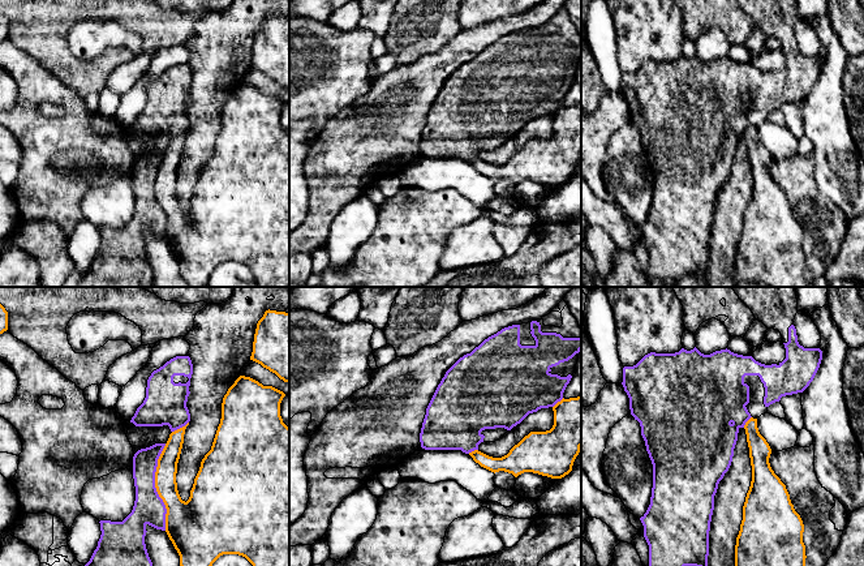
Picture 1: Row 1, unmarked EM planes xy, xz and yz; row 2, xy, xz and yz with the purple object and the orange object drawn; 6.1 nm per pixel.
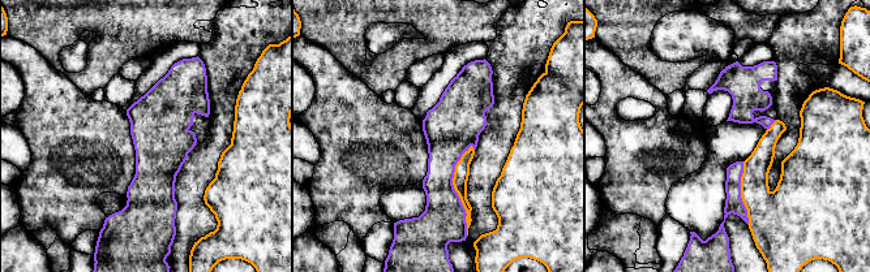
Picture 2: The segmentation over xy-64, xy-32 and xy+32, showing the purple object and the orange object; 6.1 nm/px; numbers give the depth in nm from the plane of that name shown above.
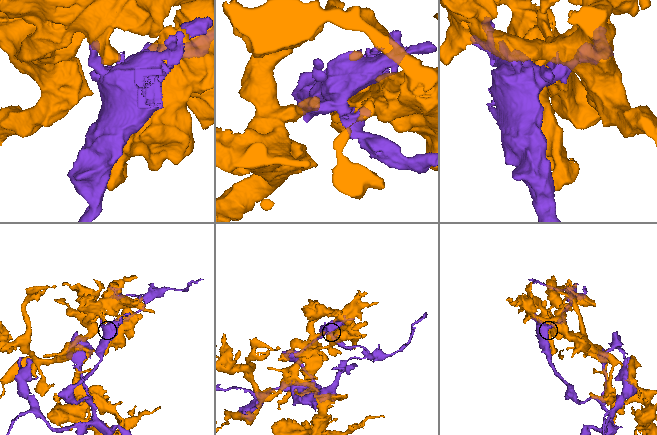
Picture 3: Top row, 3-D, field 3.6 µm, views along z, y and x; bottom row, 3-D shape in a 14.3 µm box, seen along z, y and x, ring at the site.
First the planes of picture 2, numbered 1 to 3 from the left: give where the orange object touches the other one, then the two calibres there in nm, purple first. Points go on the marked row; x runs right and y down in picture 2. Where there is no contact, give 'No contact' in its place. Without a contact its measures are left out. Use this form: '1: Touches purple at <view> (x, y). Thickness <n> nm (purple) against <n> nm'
1: No contact
2: Touches purple at xy-32 (454, 190). Thickness 280 nm (purple) against 100 nm
3: Touches purple at xy+32 (740, 193). Thickness 110 nm (purple) against 300 nm

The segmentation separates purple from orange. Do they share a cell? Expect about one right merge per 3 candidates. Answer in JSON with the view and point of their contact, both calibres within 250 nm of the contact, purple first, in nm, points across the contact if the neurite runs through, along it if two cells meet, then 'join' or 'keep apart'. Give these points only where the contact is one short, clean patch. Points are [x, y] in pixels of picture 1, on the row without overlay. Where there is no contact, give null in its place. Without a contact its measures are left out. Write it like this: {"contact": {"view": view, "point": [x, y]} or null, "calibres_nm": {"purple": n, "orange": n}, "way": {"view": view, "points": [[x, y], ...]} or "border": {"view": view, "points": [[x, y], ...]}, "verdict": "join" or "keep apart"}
{"contact": {"view": "xy", "point": [154, 194]}, "calibres_nm": {"purple": 190, "orange": 200}, "verdict": "keep apart"}

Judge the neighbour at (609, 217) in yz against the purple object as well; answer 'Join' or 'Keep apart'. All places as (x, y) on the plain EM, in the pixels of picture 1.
Keep apart

